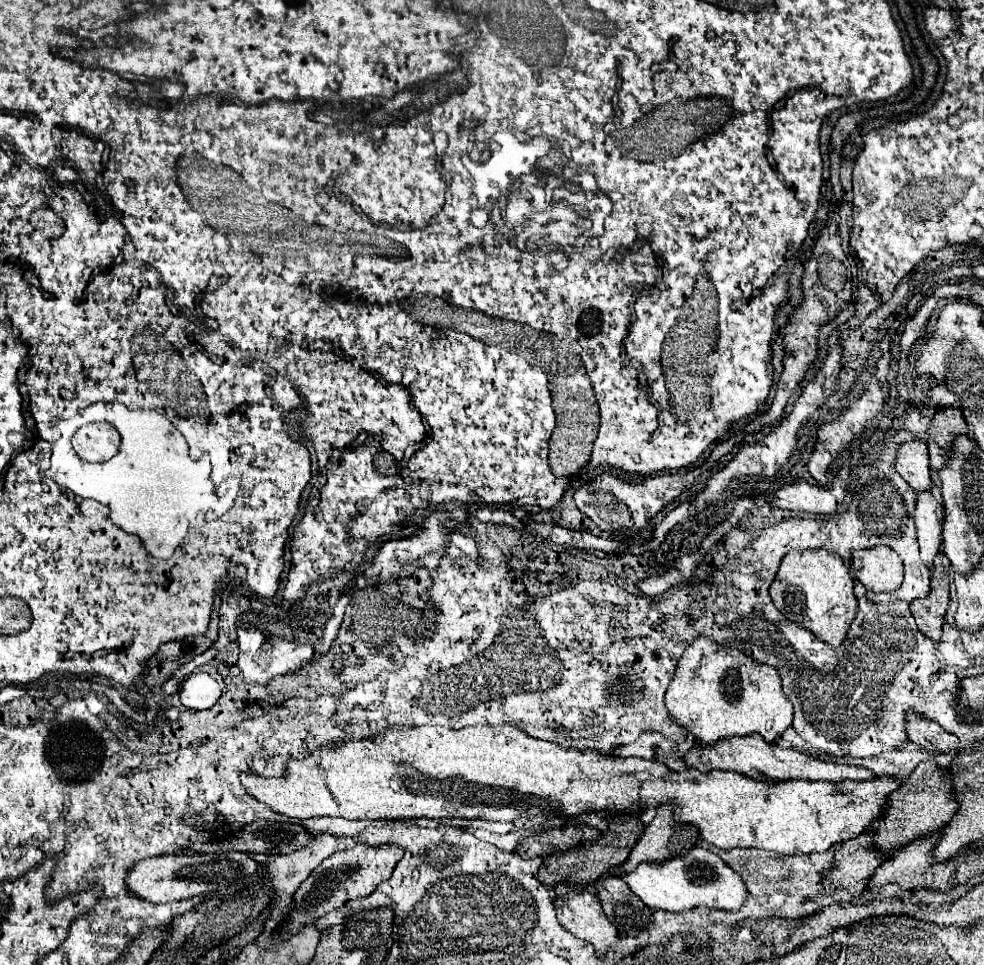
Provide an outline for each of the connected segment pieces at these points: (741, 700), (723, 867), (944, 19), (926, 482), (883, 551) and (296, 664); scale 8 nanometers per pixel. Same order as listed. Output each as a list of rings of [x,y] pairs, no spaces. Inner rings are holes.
[[[703,636],[691,640],[687,650],[679,658],[677,672],[665,694],[665,704],[669,714],[675,716],[677,724],[691,732],[697,738],[697,742],[701,740],[701,744],[715,744],[715,740],[721,738],[747,736],[753,732],[761,734],[767,742],[773,742],[793,722],[793,706],[789,698],[783,694],[781,676],[777,668],[771,668],[769,664],[759,664],[757,660],[747,658],[745,652],[731,648],[729,644],[717,644],[715,640]]]
[[[691,848],[687,854],[665,860],[661,864],[657,862],[643,862],[639,864],[633,872],[623,874],[621,876],[623,882],[627,882],[627,886],[631,888],[631,892],[635,896],[641,898],[641,902],[649,908],[661,908],[661,910],[669,910],[669,912],[681,912],[681,910],[689,910],[695,906],[711,906],[711,908],[723,908],[723,910],[739,910],[741,904],[747,898],[747,888],[741,880],[741,876],[737,876],[715,852],[711,852],[709,848]]]
[[[933,4],[923,10],[923,18],[925,18],[925,28],[933,40],[947,38],[955,30],[955,22],[953,22],[951,14],[947,10],[933,6]]]
[[[923,440],[903,442],[897,448],[895,470],[909,482],[915,492],[931,490],[931,474],[929,474],[929,456],[927,444]]]
[[[887,546],[855,550],[851,566],[855,580],[875,592],[893,592],[903,582],[903,562]]]
[[[249,624],[239,626],[237,636],[239,636],[237,642],[239,642],[239,648],[241,648],[241,652],[239,652],[239,668],[241,668],[247,682],[267,684],[273,676],[295,672],[301,666],[309,664],[311,658],[313,658],[313,646],[311,644],[301,644],[301,642],[285,640],[285,638],[279,638],[279,636],[277,636],[277,644],[267,644],[265,634],[261,630],[249,626]]]

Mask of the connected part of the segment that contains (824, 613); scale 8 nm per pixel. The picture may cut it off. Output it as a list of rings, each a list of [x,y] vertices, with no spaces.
[[[817,548],[817,550],[791,550],[783,556],[779,572],[769,588],[769,594],[773,598],[775,608],[787,616],[791,622],[809,628],[819,640],[839,646],[855,618],[857,612],[857,598],[853,594],[853,578],[849,576],[849,568],[843,564],[843,560],[835,554],[829,554],[825,548]]]

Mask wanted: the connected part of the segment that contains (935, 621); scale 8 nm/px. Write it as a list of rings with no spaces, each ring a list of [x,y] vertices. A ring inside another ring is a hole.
[[[945,554],[935,556],[935,568],[931,570],[931,592],[927,598],[911,602],[911,614],[917,628],[933,642],[941,636],[941,626],[945,624],[945,612],[949,606],[949,560]]]

